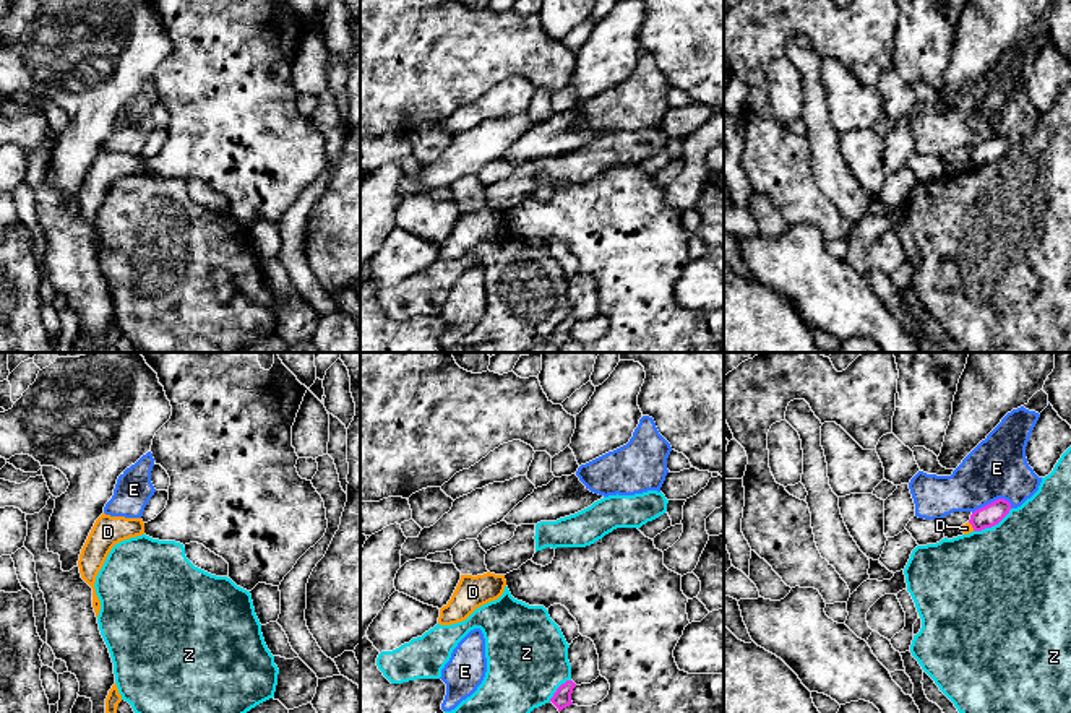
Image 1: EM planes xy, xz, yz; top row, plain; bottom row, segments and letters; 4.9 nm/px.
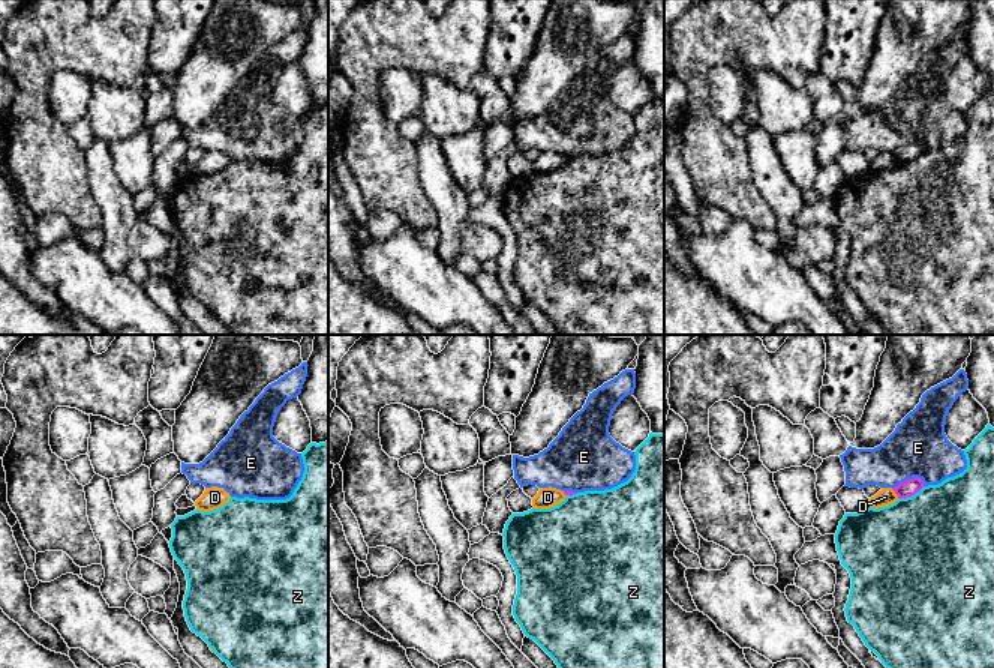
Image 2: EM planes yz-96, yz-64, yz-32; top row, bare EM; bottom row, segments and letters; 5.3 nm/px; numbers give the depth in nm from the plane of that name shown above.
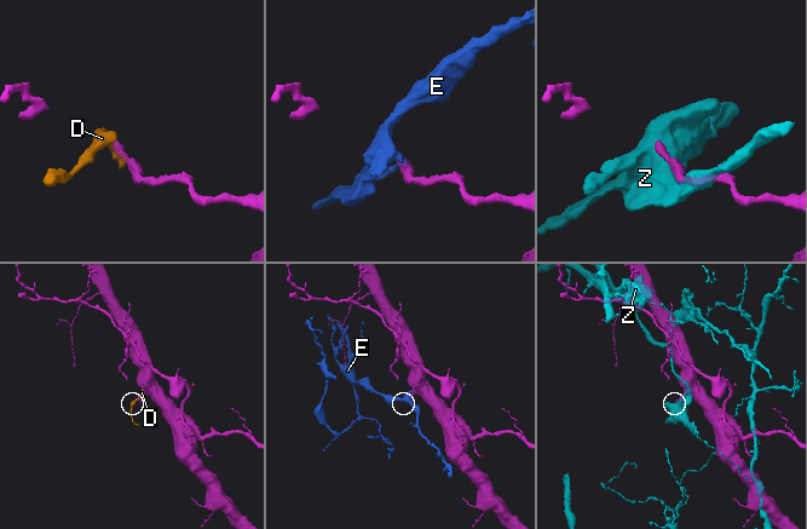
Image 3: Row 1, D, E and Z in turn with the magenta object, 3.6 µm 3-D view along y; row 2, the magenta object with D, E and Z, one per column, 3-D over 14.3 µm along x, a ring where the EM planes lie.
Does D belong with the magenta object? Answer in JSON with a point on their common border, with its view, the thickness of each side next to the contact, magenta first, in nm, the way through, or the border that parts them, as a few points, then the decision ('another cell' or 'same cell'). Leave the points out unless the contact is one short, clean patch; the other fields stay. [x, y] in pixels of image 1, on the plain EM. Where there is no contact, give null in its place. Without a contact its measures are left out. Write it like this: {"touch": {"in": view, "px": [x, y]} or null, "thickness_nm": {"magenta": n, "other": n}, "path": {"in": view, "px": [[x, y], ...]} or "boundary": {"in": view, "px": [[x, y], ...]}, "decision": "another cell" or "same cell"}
{"touch": {"in": "yz", "px": [972, 163]}, "thickness_nm": {"magenta": 110, "other": 50}, "boundary": {"in": "yz", "px": [[969, 158], [974, 166]]}, "decision": "another cell"}

